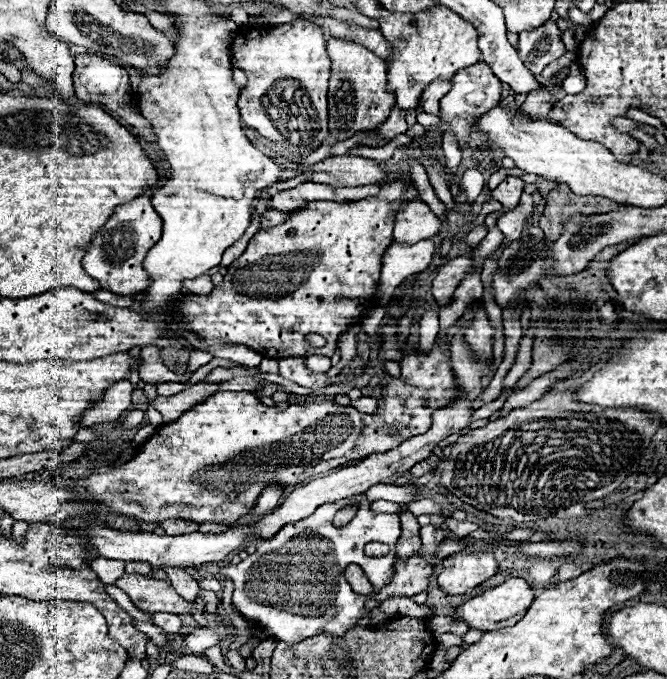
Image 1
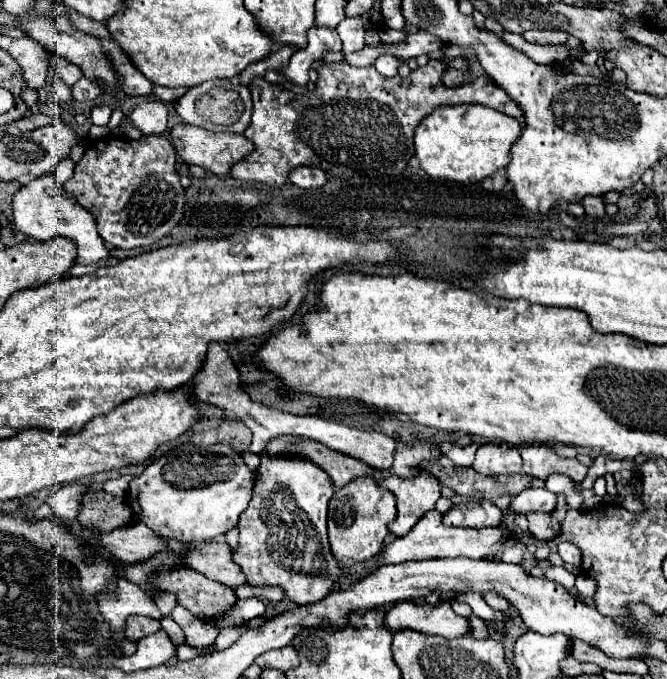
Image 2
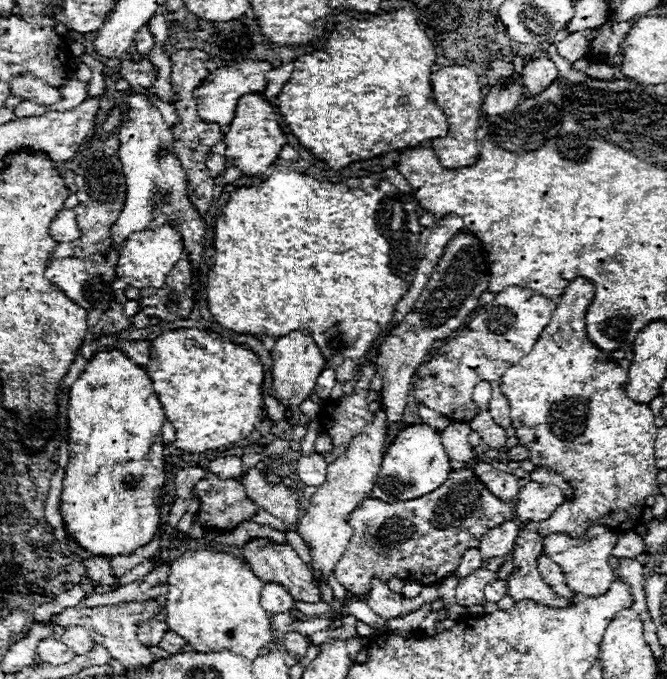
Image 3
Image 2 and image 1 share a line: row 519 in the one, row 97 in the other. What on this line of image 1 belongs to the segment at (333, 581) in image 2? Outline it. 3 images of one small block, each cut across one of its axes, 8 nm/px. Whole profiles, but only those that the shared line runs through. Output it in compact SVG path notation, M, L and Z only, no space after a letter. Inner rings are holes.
M298 18L270 28L242 28L232 42L230 62L248 74L248 84L238 100L242 122L248 128L258 130L268 140L292 146L292 150L310 148L312 152L326 140L330 60L320 26Z

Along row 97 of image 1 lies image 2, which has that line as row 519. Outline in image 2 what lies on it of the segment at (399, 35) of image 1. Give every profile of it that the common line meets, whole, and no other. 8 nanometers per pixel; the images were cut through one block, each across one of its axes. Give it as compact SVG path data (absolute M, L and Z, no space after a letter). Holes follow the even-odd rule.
M426 472L414 478L400 478L392 474L386 478L380 478L378 484L396 494L398 516L394 522L388 524L388 530L394 536L408 534L428 510L436 508L436 502L442 496L440 482Z

